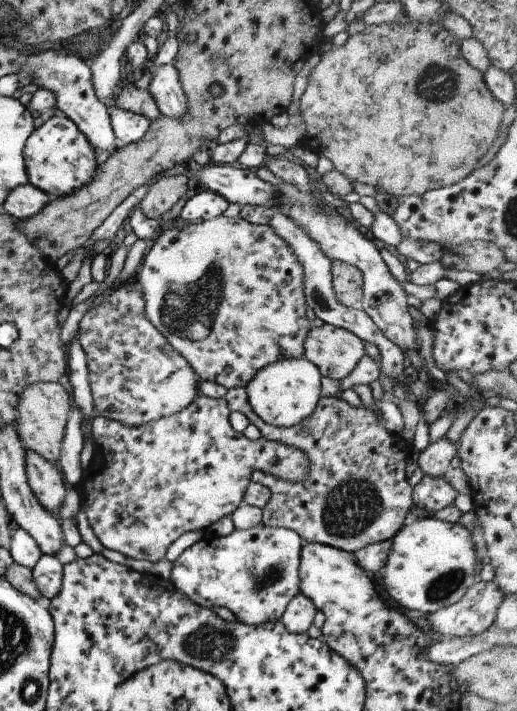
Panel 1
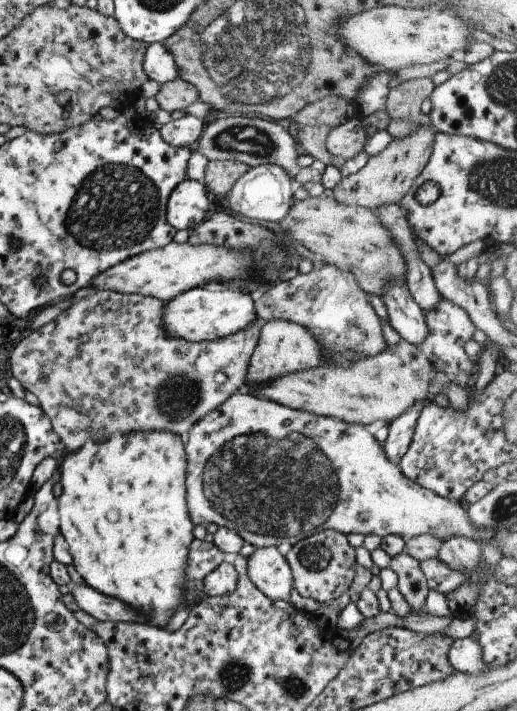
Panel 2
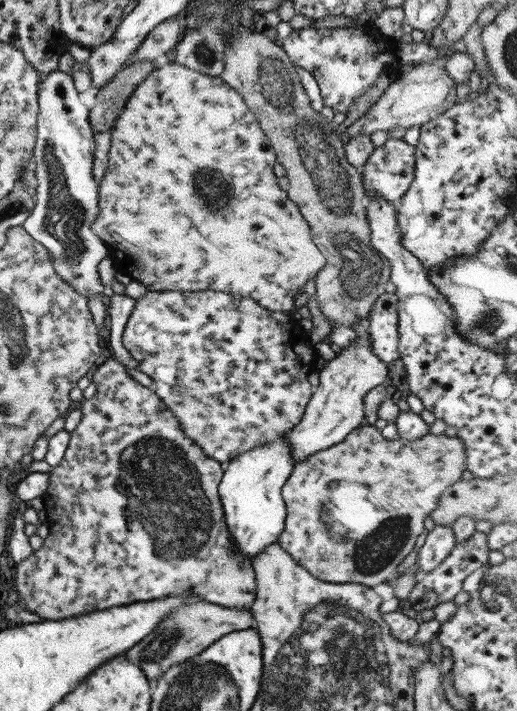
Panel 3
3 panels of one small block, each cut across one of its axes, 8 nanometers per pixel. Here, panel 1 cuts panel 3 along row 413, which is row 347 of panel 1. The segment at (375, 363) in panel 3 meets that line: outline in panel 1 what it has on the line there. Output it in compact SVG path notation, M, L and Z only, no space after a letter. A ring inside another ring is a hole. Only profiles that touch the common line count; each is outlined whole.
M330 324L310 327L303 342L303 356L315 364L321 377L345 378L364 355L362 340Z

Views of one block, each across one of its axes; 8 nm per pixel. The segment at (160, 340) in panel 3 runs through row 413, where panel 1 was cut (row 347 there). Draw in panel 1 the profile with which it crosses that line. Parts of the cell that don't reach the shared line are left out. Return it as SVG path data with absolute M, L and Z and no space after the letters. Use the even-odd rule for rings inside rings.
M223 215L216 217L201 221L199 224L187 223L185 226L173 226L173 228L163 230L153 241L147 254L142 256L141 268L133 277L135 285L141 290L141 296L143 296L145 318L167 340L167 344L177 354L181 354L185 358L185 362L189 364L189 368L193 370L194 376L197 376L200 382L206 380L215 382L226 389L245 388L259 368L263 368L275 360L303 356L303 342L311 327L310 321L305 316L307 305L305 304L305 296L303 296L303 270L301 270L301 264L297 262L297 258L291 256L293 252L287 248L287 244L275 232L271 232L269 225L249 223L239 217L225 217Z

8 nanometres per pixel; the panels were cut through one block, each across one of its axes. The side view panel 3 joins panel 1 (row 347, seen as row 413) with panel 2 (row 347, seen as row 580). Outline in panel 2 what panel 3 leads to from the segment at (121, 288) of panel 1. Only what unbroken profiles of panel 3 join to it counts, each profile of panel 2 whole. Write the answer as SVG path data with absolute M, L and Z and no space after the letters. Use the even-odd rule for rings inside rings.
M86 291L79 295L79 299L74 300L74 303L64 310L60 312L51 322L40 326L37 330L31 331L27 337L23 338L21 341L17 343L11 355L9 356L9 372L11 372L11 376L23 386L25 391L31 392L35 398L37 398L37 402L39 403L38 407L43 411L43 414L49 419L50 425L52 426L52 431L59 437L60 444L62 447L66 448L66 452L77 451L79 447L82 446L83 443L86 443L87 439L98 439L101 435L115 435L119 433L131 434L133 431L169 431L175 433L176 435L181 436L183 439L188 433L189 427L196 421L199 420L203 415L206 415L207 412L213 410L215 407L218 407L231 393L234 393L237 390L241 390L241 386L244 384L244 380L246 378L246 372L248 367L248 362L255 348L255 345L258 341L258 334L260 333L261 321L257 318L257 322L251 323L249 327L243 327L242 331L234 332L227 337L223 337L214 341L199 341L198 343L192 343L189 341L184 341L179 337L169 337L164 330L162 329L162 325L160 324L160 316L163 312L164 302L151 298L144 297L141 295L122 295L119 293L109 292L109 291Z

